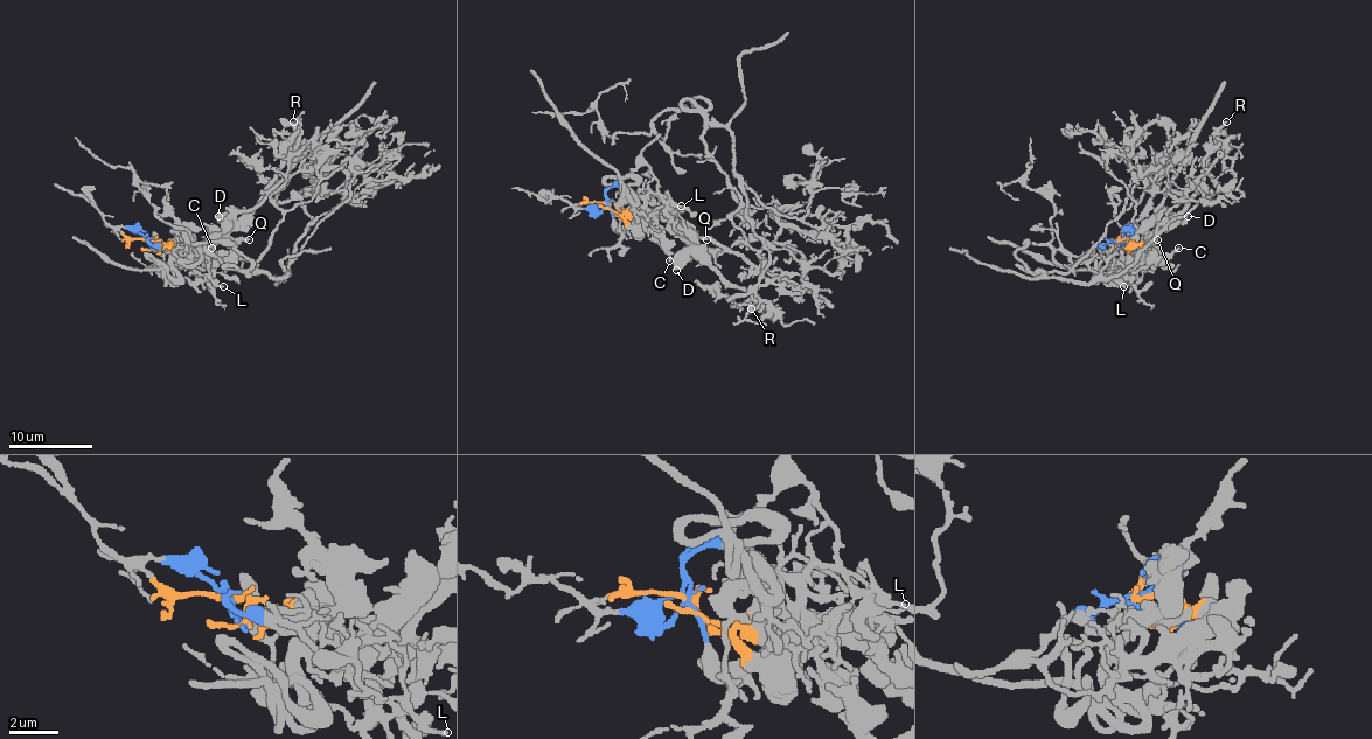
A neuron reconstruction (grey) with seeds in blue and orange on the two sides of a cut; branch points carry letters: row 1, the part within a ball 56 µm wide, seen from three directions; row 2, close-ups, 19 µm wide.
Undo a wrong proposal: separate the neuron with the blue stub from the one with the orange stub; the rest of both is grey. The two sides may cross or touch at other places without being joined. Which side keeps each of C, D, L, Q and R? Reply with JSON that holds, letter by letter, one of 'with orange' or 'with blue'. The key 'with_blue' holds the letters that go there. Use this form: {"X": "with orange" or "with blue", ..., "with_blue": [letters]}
{"C": "with orange", "D": "with orange", "L": "with orange", "Q": "with orange", "R": "with orange", "with_blue": []}

